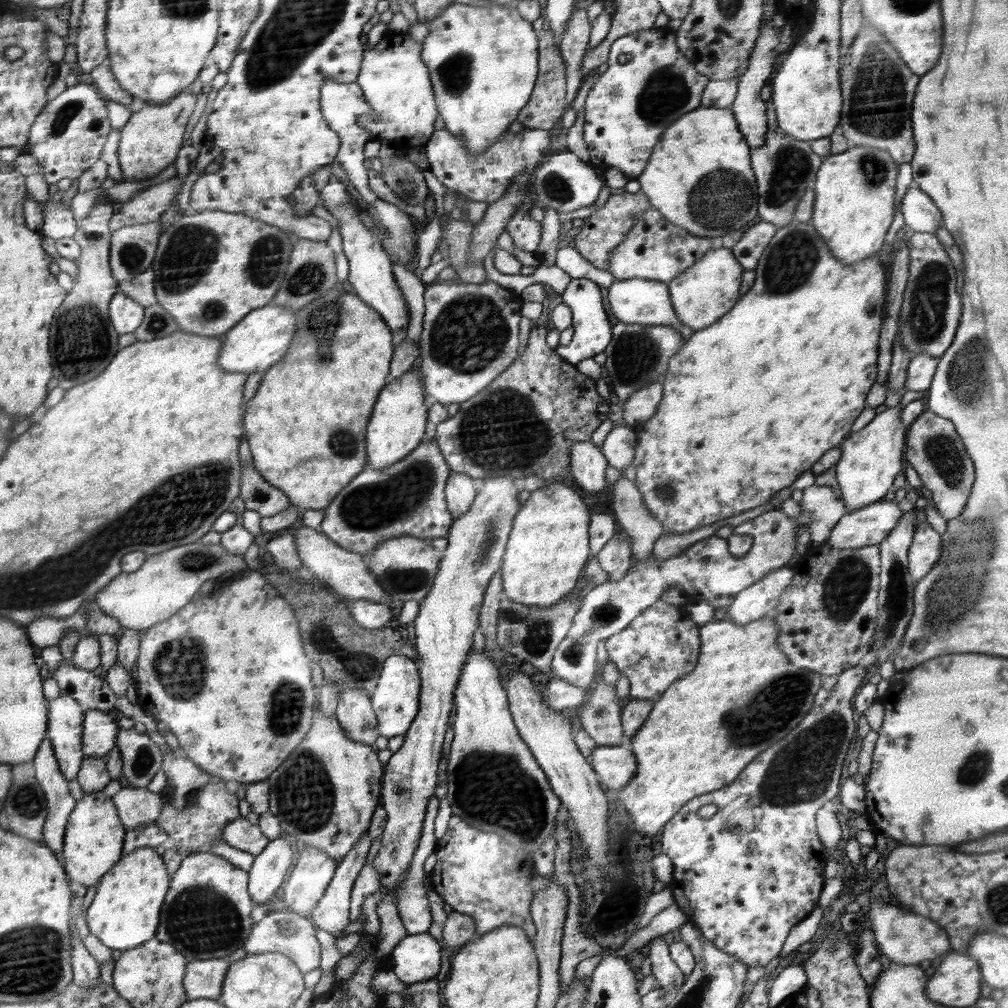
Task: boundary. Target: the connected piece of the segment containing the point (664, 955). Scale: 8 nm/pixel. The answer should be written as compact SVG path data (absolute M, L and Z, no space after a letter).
M654 936L650 940L649 955L652 961L652 973L663 990L674 991L683 985L686 976L670 958L669 946L661 936Z

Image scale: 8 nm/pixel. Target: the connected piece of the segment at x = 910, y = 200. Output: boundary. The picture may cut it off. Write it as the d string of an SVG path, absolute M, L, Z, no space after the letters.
M912 183L901 201L904 224L912 232L935 233L944 226L943 214L928 193Z

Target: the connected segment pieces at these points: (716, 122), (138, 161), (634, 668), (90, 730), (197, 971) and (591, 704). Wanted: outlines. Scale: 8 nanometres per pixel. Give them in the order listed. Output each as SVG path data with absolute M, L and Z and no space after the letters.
M700 106L676 120L676 124L664 132L664 140L656 144L638 182L640 192L648 197L653 209L696 236L711 239L731 234L758 216L751 148L740 132L731 107Z
M186 90L170 103L147 103L143 109L132 115L130 123L123 128L119 150L125 180L145 181L158 177L178 160L178 154L184 146L184 134L196 110L198 97L192 91Z
M659 600L618 635L606 639L608 660L614 662L620 674L626 675L630 682L628 699L646 699L654 704L672 683L694 671L702 650L700 632L685 609Z
M87 711L85 720L84 752L87 757L107 757L115 750L121 726L117 715L108 711Z
M233 958L190 962L185 979L185 988L190 1000L222 999L233 964Z
M596 677L596 683L589 687L584 699L584 710L580 714L583 729L593 738L597 745L620 745L626 743L626 733L623 729L620 708L623 701L616 696L615 686L603 682L602 677Z

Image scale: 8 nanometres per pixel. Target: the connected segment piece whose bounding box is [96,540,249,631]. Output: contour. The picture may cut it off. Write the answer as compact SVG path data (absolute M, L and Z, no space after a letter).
M200 540L148 558L140 570L123 573L114 579L100 591L96 601L109 616L118 618L124 629L148 630L172 619L188 606L210 578L217 578L226 572L237 575L248 571L248 568L243 555L228 553L222 544L207 546Z

